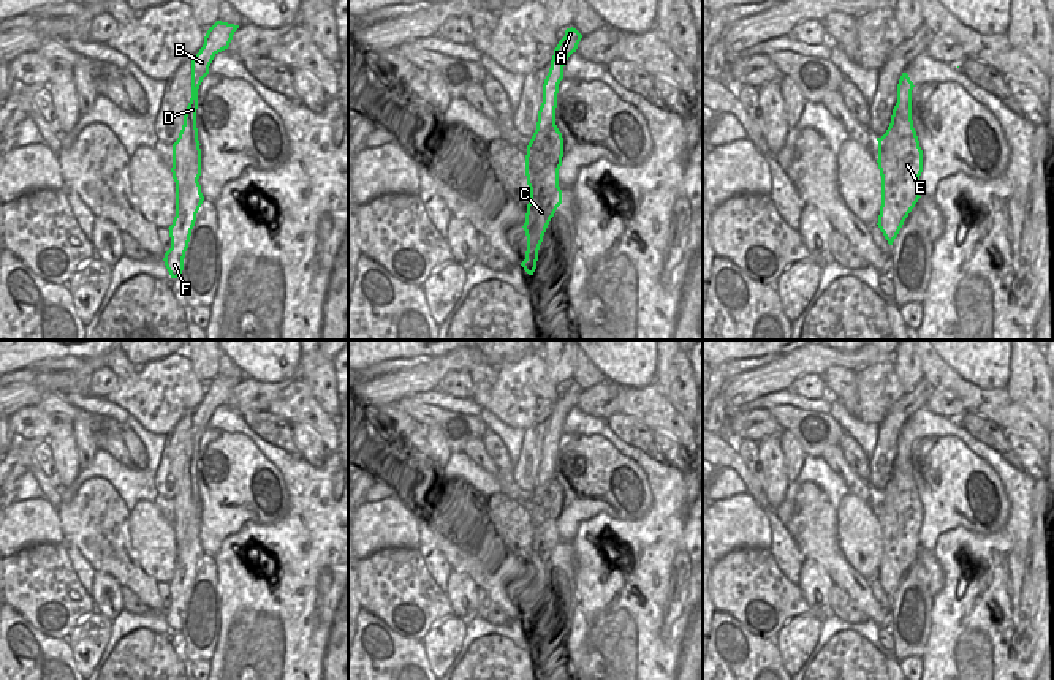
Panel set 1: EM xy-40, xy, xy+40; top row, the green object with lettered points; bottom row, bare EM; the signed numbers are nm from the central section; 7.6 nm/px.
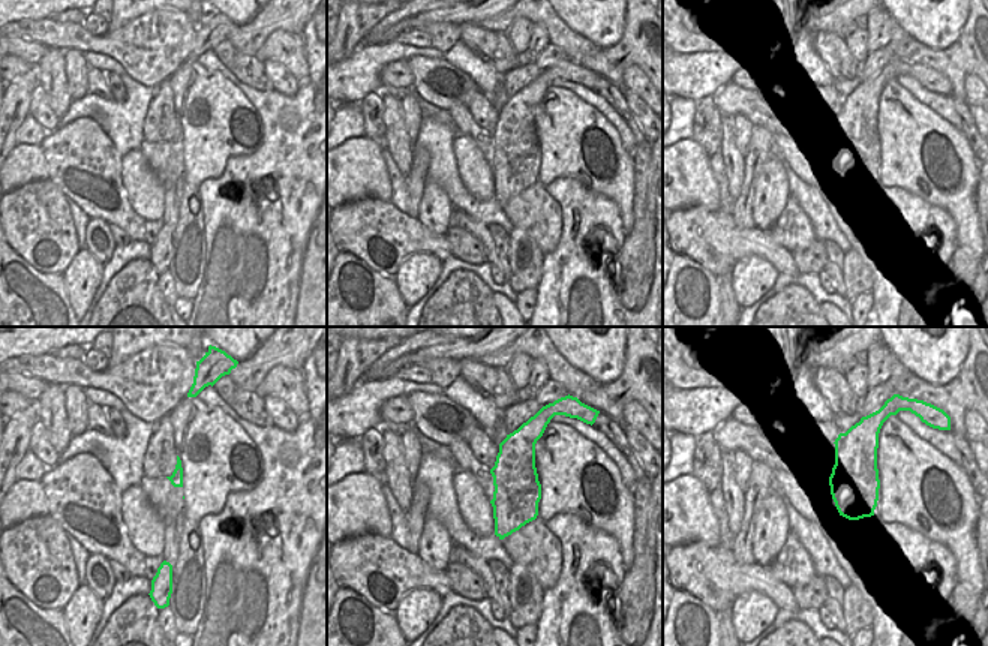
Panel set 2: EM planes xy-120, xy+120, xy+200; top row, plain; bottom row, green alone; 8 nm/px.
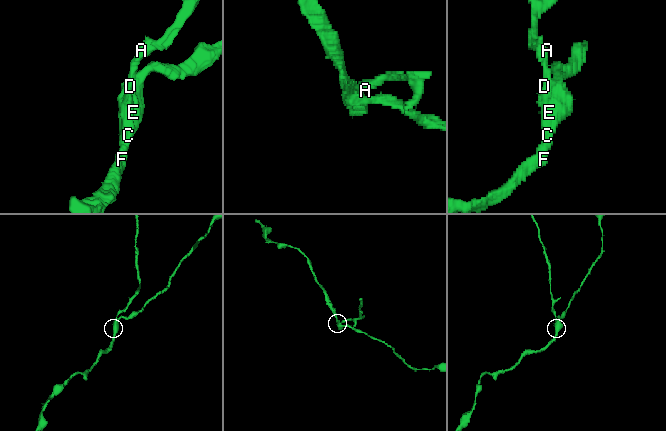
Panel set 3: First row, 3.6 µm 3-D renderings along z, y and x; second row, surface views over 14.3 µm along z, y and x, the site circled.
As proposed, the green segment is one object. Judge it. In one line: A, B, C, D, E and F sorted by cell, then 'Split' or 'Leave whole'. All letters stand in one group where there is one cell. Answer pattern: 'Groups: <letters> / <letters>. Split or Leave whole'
Groups: A B D / C E F. Split

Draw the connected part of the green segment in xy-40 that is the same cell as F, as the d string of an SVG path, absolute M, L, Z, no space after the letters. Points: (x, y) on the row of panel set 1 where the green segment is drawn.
M184 120L177 141L173 144L173 179L176 182L176 217L169 229L171 248L165 253L165 266L171 278L184 270L196 213L204 201L201 185L201 149L191 141L190 128Z

